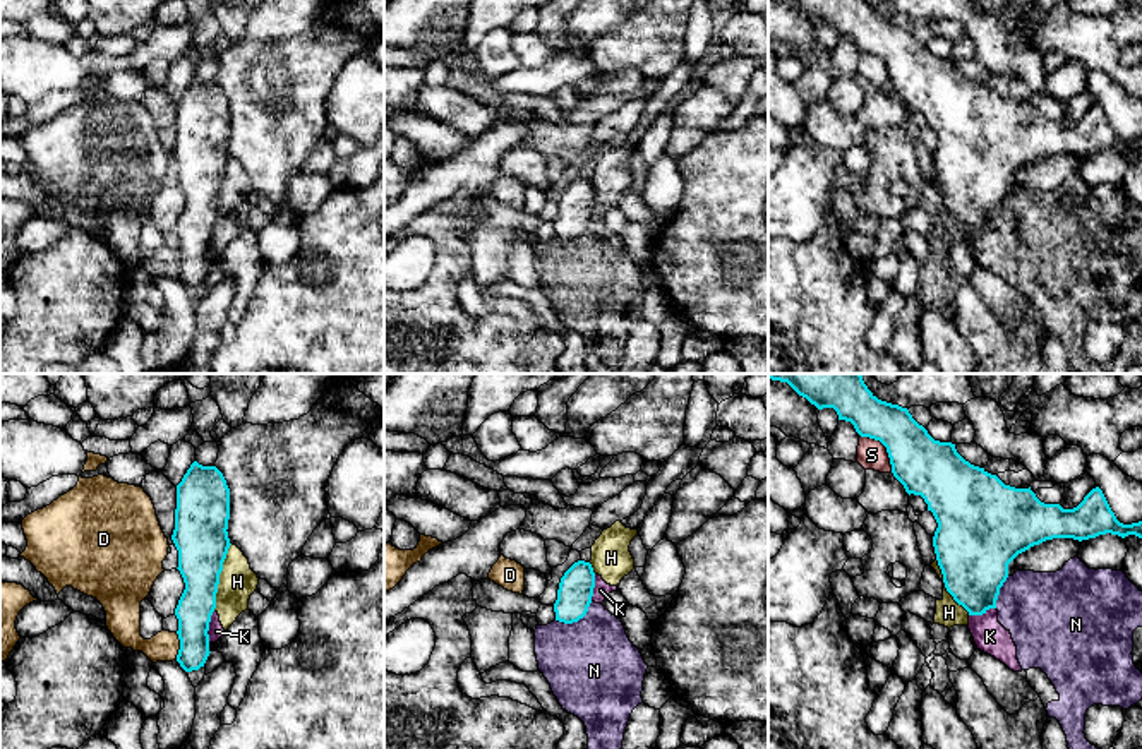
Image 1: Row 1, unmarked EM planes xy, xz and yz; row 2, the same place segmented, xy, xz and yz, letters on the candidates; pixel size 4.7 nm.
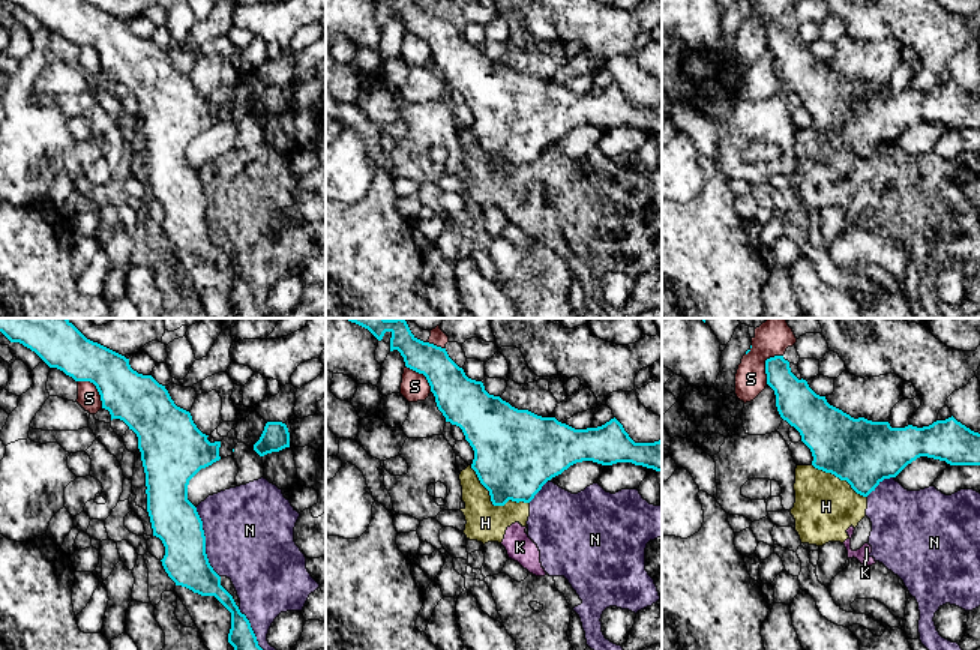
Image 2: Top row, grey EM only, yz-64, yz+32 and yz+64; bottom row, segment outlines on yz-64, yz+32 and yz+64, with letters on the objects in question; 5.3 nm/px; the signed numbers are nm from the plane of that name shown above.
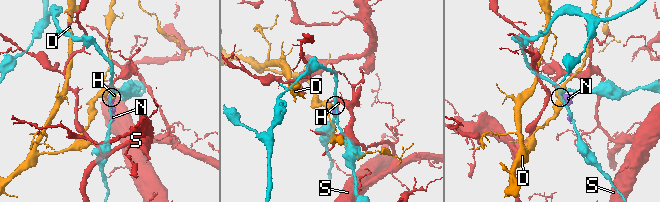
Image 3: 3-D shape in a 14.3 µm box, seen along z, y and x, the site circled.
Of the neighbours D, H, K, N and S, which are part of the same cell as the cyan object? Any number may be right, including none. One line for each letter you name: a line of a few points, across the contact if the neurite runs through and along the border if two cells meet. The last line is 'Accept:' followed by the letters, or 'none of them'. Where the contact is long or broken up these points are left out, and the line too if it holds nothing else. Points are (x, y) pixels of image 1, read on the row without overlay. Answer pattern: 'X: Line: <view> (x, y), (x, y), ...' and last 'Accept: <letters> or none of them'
Accept: none of them

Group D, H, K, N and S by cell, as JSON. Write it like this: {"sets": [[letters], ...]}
{"sets": [["D"], ["H", "K", "N"], ["S"]]}

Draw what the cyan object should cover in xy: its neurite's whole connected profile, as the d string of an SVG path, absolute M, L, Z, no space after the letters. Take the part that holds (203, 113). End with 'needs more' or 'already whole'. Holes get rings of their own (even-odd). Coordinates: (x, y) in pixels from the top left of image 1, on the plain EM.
M190 81L177 101L175 146L171 156L178 166L178 187L185 206L175 225L178 235L180 266L177 278L185 288L199 286L209 273L209 238L216 225L216 209L223 178L230 165L230 105L216 82Z; already whole

